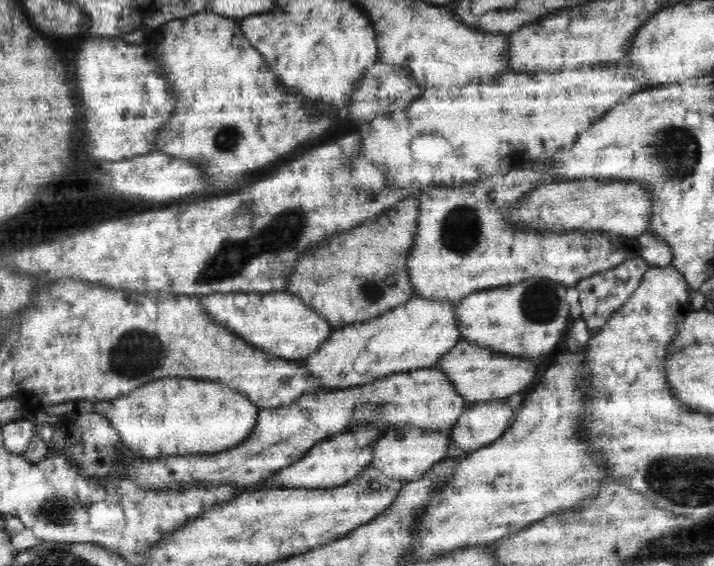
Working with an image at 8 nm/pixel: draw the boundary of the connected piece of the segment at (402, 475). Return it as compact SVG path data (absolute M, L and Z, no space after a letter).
M406 425L405 427L394 427L382 434L382 440L376 444L374 449L374 468L389 479L398 480L404 486L406 483L420 480L431 468L447 457L448 445L450 443L450 432L428 431L426 429Z

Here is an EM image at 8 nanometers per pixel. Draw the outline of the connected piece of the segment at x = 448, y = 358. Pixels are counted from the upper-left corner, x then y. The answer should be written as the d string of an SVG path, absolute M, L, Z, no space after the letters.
M464 339L458 340L436 365L448 375L456 391L467 403L508 399L512 394L518 394L533 384L534 376L536 376L536 368L532 360L512 358Z

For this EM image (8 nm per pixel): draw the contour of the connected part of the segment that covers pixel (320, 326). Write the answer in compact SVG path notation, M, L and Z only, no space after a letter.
M286 290L270 293L242 292L240 295L232 292L211 293L200 296L200 301L210 318L214 319L214 323L226 327L238 337L242 336L247 343L276 358L282 356L282 359L302 362L328 340L334 328L324 316Z

